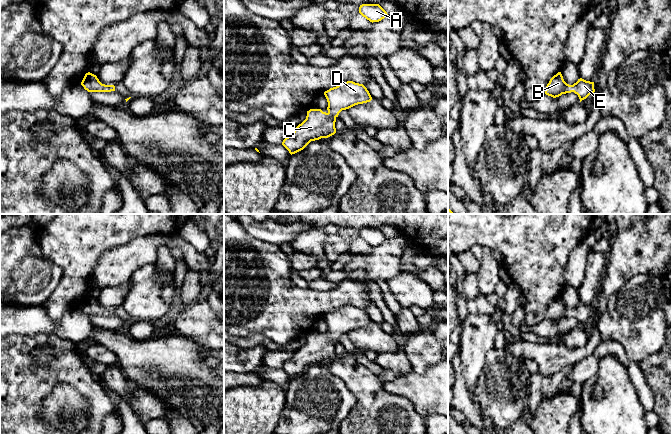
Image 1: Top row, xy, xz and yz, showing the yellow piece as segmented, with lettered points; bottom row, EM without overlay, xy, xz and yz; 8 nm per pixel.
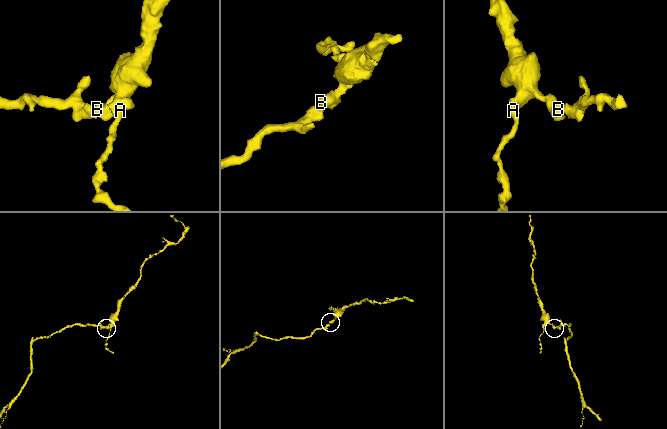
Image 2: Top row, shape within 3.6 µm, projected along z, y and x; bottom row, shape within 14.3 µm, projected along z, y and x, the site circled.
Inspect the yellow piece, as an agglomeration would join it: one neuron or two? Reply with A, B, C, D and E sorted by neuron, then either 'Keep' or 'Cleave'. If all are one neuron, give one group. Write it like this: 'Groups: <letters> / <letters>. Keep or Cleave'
Groups: A B C D E. Keep

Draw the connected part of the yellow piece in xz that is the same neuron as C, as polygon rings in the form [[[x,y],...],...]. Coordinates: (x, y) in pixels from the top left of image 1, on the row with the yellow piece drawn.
[[[353,81],[330,88],[324,92],[324,95],[328,102],[328,112],[310,109],[307,111],[306,119],[283,140],[282,145],[291,155],[303,150],[311,141],[334,135],[336,118],[342,110],[372,100],[367,88]]]

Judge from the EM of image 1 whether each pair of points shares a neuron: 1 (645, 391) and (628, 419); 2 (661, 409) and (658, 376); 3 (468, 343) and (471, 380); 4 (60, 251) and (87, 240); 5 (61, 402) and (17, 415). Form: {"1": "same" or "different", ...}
{"1": "different", "2": "same", "3": "same", "4": "same", "5": "different"}

